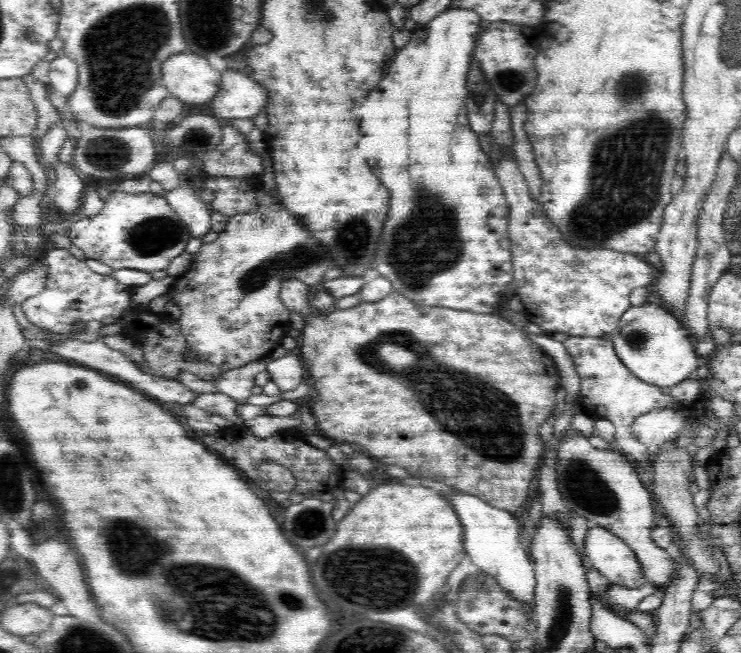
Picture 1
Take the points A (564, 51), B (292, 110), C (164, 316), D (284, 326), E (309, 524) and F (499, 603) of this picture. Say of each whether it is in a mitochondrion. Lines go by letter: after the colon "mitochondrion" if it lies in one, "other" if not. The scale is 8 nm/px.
A: other
B: other
C: other
D: other
E: mitochondrion
F: other

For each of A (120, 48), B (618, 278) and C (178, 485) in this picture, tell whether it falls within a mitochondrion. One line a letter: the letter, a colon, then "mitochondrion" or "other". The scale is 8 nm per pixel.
A: mitochondrion
B: other
C: other

